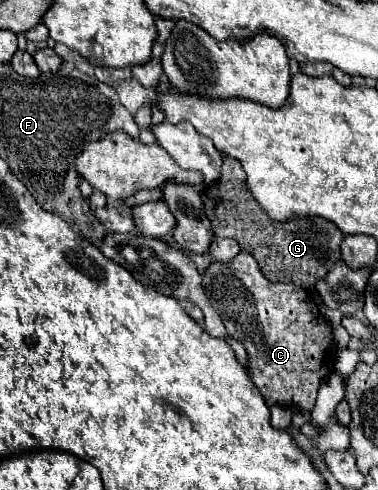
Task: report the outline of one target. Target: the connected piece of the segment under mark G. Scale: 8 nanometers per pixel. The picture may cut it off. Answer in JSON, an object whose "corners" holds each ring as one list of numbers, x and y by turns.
{"corners":[[224,158,222,178,214,186,208,186,202,198,214,234,236,240,242,250,258,260,262,274,270,282,294,282,312,290,314,284,340,260,340,242,344,234,330,220,318,216,292,218,286,222,270,220,266,212,262,212,262,206,254,202,246,184,246,172,236,158]]}

